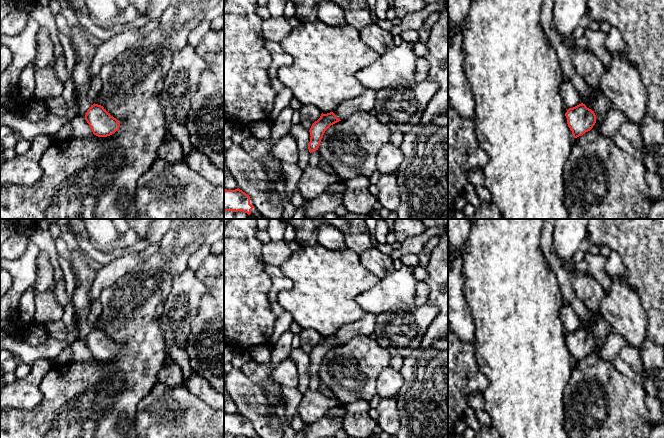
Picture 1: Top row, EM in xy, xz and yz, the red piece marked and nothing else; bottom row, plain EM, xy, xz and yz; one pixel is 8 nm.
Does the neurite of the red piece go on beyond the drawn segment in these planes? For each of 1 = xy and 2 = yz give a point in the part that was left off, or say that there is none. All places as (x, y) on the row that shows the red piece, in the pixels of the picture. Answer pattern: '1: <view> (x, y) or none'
1: none
2: none

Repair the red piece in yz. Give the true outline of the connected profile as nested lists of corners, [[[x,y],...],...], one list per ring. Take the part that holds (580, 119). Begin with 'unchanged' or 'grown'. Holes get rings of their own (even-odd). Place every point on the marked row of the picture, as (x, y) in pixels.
unchanged; [[[581,103],[573,108],[569,108],[565,113],[567,124],[572,131],[573,137],[577,138],[590,131],[596,123],[594,111]]]

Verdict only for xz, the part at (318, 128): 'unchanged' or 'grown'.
unchanged

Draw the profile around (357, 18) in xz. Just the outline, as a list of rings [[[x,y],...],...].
[[[347,10],[345,11],[347,24],[358,30],[375,23],[375,16],[372,10]]]

